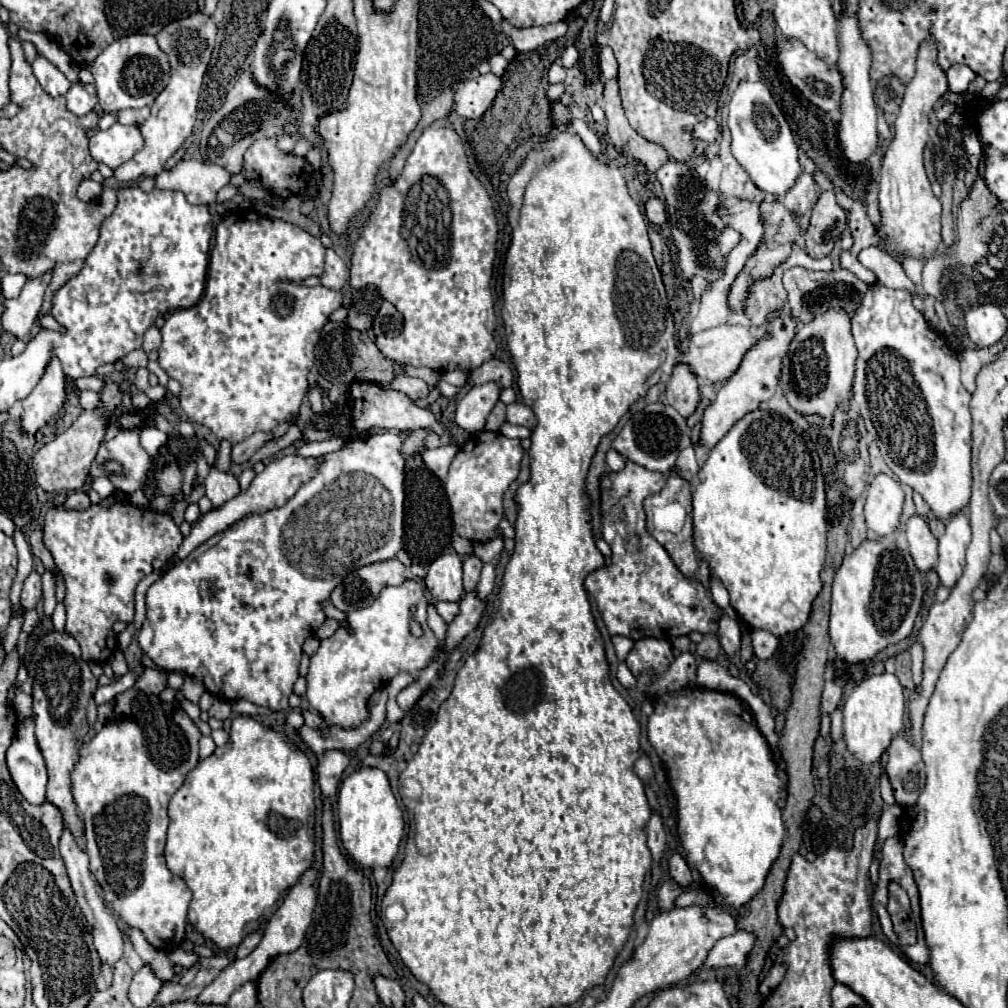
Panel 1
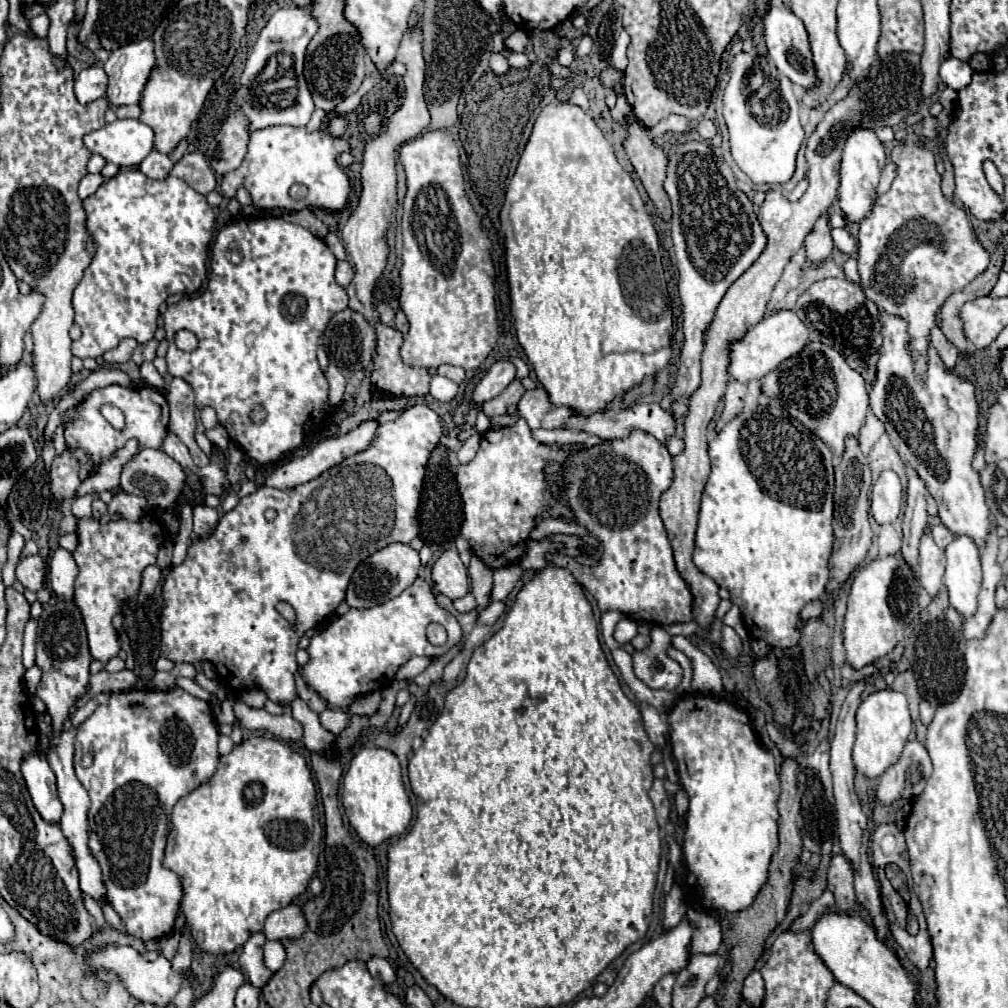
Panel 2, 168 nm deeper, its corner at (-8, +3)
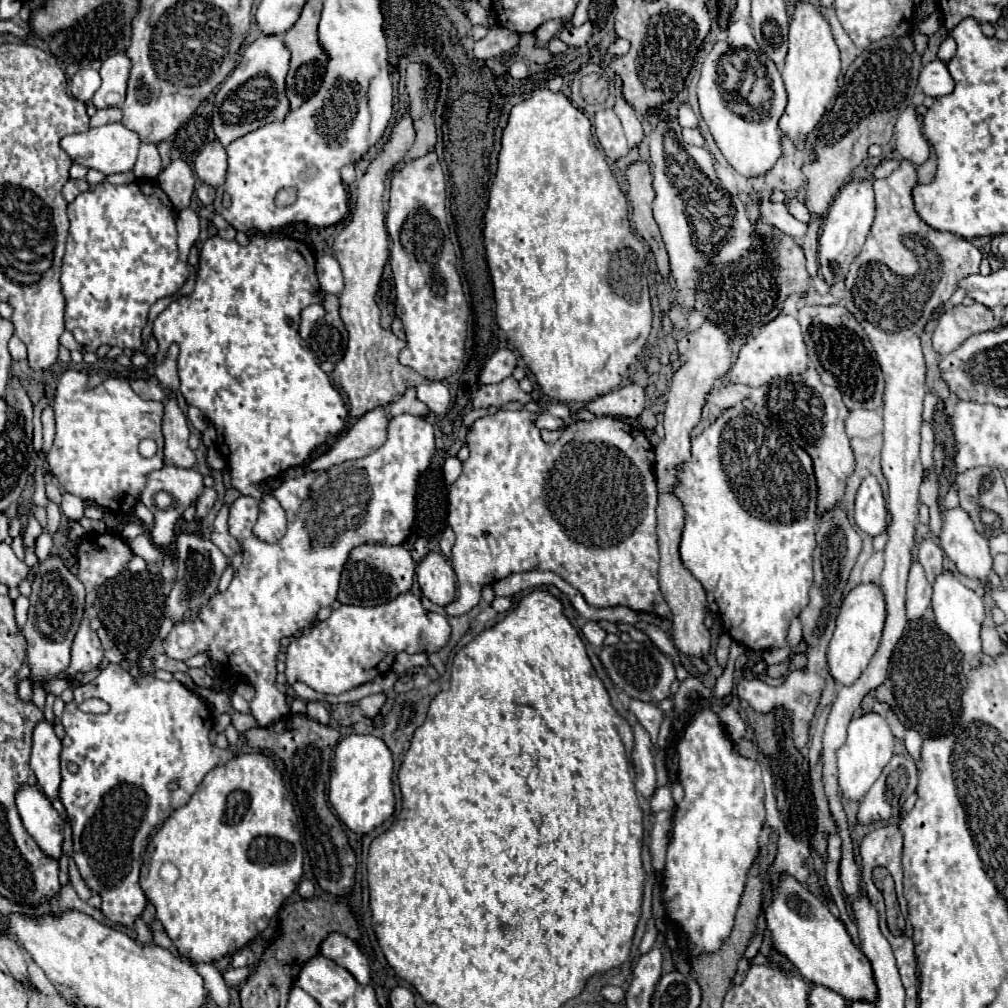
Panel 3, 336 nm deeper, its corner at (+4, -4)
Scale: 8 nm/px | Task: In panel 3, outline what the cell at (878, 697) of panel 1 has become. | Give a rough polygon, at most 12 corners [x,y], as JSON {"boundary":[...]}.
{"boundary":[[884,717],[852,719],[836,751],[840,795],[860,801],[894,737]]}

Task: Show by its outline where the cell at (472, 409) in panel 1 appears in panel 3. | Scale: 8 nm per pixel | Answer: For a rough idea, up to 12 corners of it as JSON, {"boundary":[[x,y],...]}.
{"boundary":[[498,349],[482,369],[480,383],[500,383],[516,367],[510,349]]}

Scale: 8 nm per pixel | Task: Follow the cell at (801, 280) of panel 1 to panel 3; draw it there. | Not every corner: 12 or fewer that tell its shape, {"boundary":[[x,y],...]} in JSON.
{"boundary":[[842,305],[798,313],[812,367],[848,409],[880,409],[882,369]]}

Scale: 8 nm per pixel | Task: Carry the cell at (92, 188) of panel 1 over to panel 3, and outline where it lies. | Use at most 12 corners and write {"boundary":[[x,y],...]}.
{"boundary":[[70,179],[62,195],[72,203],[80,193],[88,191],[86,181]]}

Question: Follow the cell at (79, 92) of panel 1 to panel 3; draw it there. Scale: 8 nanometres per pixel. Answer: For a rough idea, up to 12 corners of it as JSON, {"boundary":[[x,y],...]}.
{"boundary":[[80,69],[68,83],[70,93],[84,103],[100,87],[100,75]]}

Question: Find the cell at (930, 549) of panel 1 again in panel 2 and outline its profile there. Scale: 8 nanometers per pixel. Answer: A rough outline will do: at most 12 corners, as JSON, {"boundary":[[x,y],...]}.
{"boundary":[[926,530],[920,540],[918,576],[936,596],[942,586],[946,556]]}

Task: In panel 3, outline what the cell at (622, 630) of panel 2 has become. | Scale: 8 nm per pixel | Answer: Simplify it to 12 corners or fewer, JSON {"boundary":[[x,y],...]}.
{"boundary":[[596,623],[582,625],[582,633],[592,645],[604,643],[606,631]]}

